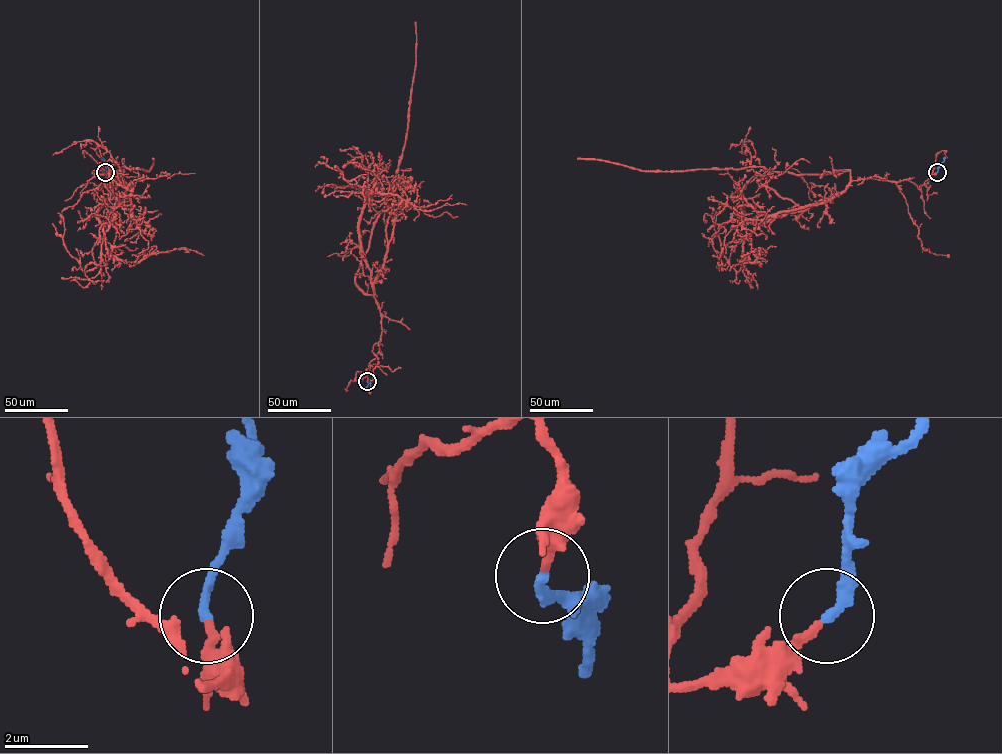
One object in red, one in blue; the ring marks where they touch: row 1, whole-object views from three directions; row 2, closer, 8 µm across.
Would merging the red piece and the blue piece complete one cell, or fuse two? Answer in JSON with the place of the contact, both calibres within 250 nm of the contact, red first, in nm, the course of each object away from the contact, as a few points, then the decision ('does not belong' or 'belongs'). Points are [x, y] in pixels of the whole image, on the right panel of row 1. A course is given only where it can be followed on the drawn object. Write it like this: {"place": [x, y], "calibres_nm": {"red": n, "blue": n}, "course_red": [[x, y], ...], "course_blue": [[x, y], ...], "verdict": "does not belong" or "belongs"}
{"place": [937, 172], "calibres_nm": {"red": 200, "blue": 260}, "course_red": [[937, 172], [918, 187], [906, 179], [852, 180], [849, 170], [642, 170], [577, 159]], "course_blue": [[937, 172], [944, 157]], "verdict": "belongs"}

